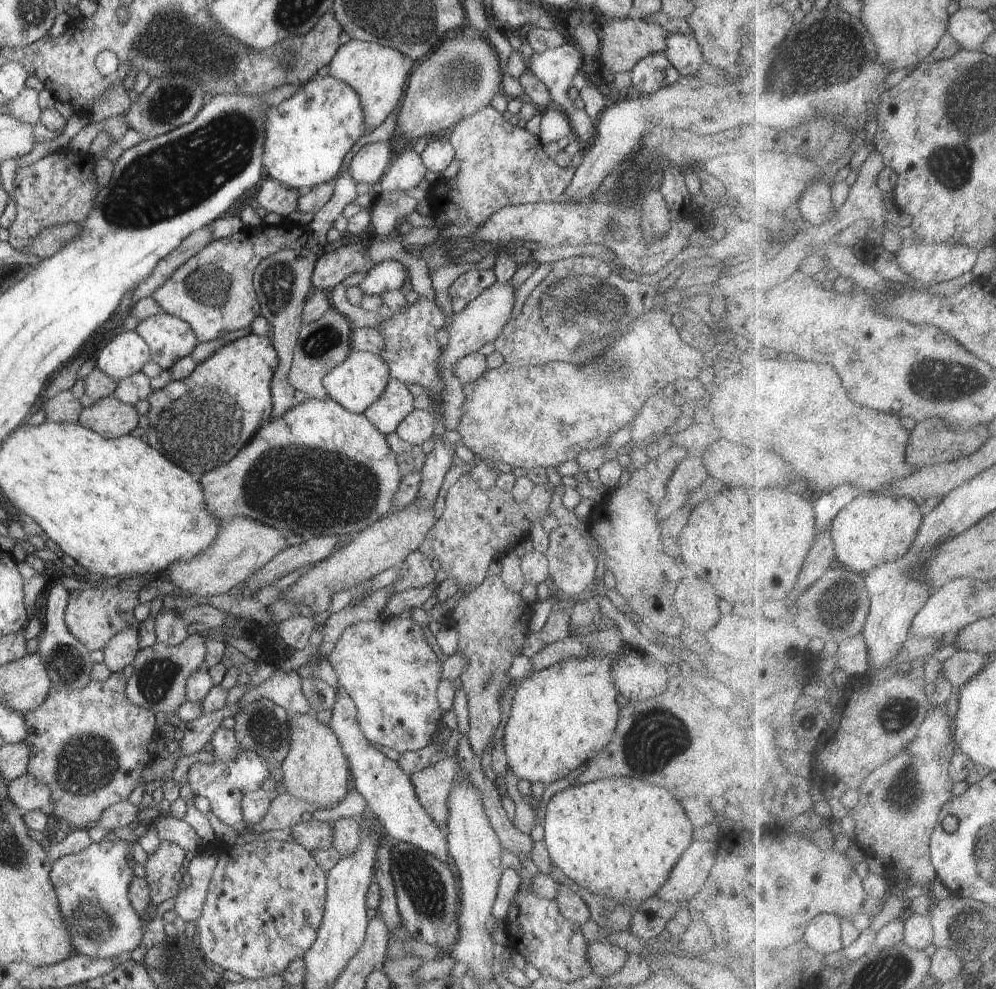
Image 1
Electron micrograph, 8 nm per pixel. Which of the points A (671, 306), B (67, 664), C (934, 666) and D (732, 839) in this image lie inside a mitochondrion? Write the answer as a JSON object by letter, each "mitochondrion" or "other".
{"A":"other","B":"mitochondrion","C":"other","D":"other"}

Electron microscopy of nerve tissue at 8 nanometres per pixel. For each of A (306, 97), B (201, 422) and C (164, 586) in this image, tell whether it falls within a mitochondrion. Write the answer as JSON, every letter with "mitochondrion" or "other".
{"A":"other","B":"mitochondrion","C":"other"}

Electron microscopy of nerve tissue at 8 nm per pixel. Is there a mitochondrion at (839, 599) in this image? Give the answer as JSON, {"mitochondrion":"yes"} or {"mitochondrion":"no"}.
{"mitochondrion":"yes"}

